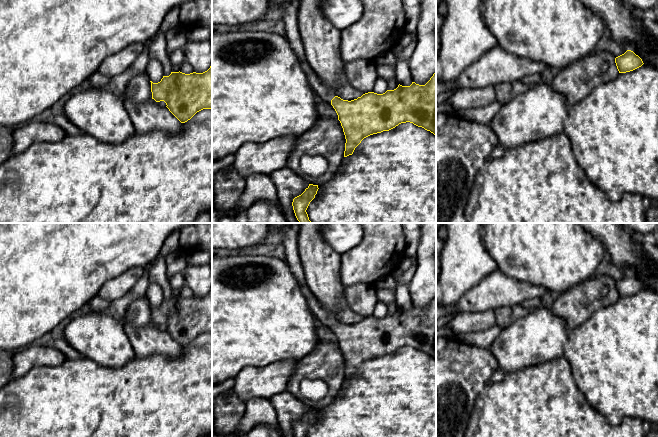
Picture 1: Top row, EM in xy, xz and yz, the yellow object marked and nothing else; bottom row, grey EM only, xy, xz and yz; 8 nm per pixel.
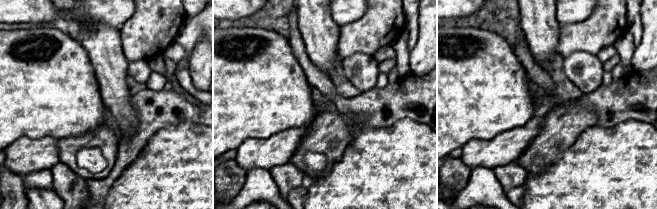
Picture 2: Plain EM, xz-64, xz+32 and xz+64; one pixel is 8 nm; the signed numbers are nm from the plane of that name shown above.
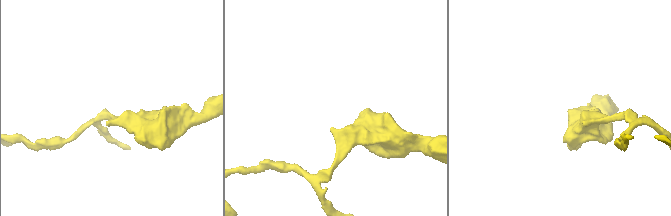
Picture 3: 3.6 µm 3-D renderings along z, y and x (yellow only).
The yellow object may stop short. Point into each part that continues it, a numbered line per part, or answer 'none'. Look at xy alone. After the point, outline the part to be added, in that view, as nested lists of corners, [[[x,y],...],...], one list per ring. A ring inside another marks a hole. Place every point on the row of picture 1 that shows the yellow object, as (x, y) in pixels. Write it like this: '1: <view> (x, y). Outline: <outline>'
none

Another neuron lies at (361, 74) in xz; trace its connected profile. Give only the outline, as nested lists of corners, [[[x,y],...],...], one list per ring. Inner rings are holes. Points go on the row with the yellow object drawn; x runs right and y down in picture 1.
[[[355,60],[346,62],[345,80],[363,94],[372,92],[378,78],[374,60]]]

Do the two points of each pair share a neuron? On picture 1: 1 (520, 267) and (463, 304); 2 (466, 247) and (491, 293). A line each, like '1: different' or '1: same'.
1: different
2: different

